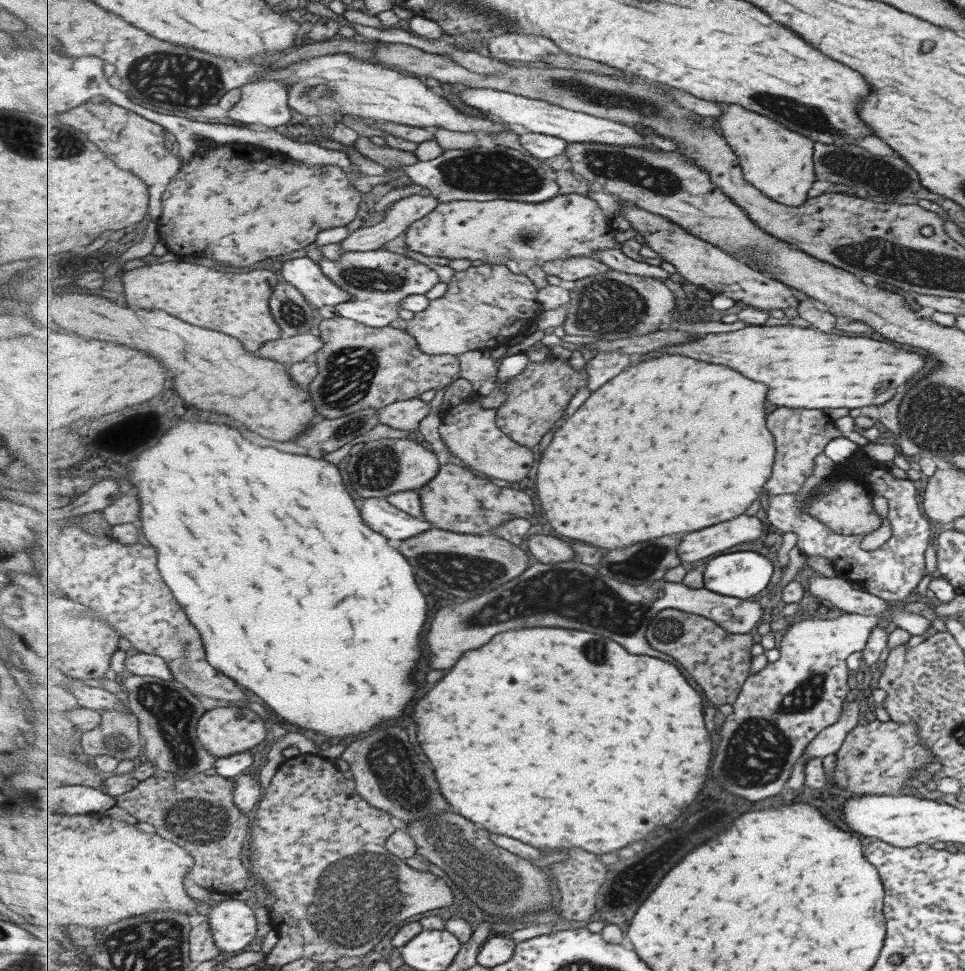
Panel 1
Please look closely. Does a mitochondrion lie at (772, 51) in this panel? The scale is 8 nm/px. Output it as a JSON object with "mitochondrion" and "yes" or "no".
{"mitochondrion":"no"}

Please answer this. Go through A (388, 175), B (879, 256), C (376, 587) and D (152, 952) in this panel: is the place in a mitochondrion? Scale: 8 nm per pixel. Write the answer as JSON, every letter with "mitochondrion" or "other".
{"A":"other","B":"mitochondrion","C":"other","D":"mitochondrion"}

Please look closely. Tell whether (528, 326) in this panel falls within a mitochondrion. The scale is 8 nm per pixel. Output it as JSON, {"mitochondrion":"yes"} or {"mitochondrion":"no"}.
{"mitochondrion":"no"}

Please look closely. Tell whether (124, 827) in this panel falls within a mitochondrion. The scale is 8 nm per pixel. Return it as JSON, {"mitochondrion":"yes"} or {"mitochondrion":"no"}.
{"mitochondrion":"no"}

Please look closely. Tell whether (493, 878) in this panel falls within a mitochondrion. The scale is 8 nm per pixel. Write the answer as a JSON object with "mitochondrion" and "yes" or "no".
{"mitochondrion":"yes"}

